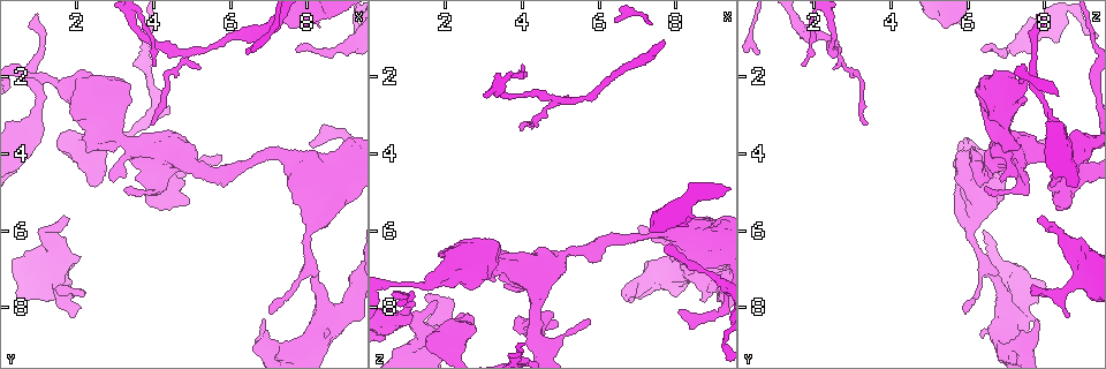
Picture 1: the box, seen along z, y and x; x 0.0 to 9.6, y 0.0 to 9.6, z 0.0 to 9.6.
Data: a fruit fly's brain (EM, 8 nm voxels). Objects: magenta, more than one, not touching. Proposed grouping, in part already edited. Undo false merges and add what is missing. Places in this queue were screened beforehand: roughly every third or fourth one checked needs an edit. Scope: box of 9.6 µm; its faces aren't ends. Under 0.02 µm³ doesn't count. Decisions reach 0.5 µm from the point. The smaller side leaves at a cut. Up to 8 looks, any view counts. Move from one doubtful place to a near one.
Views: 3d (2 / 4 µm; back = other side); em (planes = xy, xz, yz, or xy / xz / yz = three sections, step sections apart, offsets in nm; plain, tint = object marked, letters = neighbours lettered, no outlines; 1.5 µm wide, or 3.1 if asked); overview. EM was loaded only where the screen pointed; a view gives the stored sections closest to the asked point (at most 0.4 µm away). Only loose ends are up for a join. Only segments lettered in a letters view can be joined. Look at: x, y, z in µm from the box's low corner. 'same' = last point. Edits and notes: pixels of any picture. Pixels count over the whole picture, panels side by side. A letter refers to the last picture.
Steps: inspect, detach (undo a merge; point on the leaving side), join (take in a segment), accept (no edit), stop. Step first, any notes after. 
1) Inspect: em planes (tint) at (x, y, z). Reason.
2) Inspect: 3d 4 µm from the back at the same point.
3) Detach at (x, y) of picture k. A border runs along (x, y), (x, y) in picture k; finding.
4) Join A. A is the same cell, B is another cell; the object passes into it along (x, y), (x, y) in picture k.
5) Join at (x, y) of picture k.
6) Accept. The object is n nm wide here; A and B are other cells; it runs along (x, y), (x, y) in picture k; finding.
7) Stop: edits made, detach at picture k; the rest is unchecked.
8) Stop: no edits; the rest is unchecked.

Inspect: 3d 2 µm at (8.75, 8.35, 7.80). An open end.

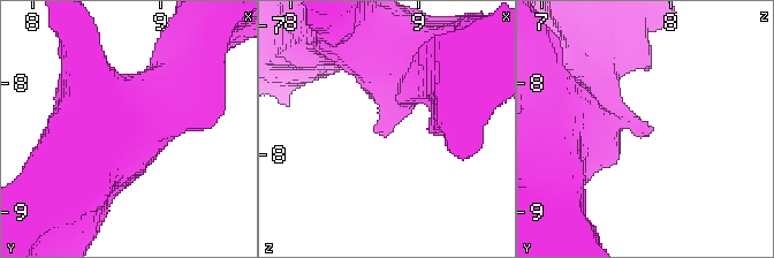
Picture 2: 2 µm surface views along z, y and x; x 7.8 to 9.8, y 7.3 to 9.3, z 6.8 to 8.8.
Inspect: em planes (plain) at (8.72, 8.38, 7.84).

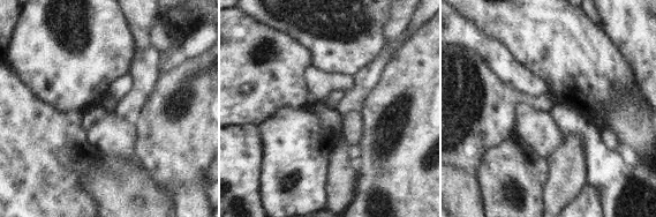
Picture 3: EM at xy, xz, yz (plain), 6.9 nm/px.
Inspect: em planes (letters) at the same point. What lies round it.

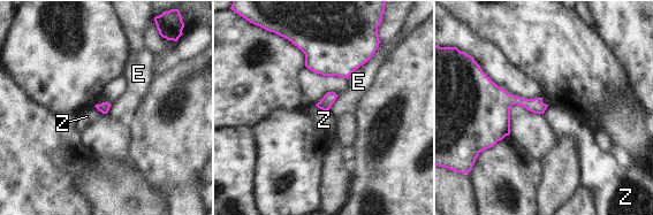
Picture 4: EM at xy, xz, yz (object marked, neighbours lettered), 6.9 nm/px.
Accept. E and Z are other cells; a border runs along (316, 105), (328, 110) in picture 4; no lettered segment goes on from it.

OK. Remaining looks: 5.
Inspect: 3d 2 µm at (7.75, 1.30, 6.45). Free end.

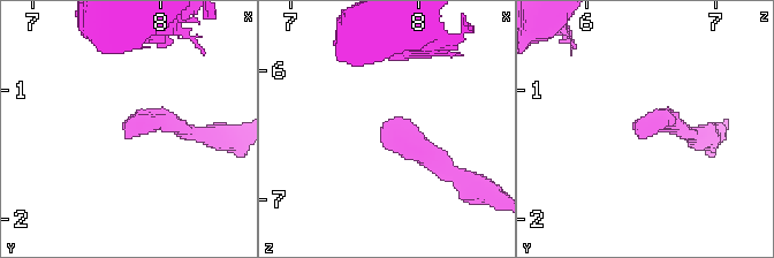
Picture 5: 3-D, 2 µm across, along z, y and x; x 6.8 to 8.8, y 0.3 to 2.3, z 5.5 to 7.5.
Inspect: em yz step 8 (tint) at (7.72, 1.34, 6.40). Shape alone is not enough.

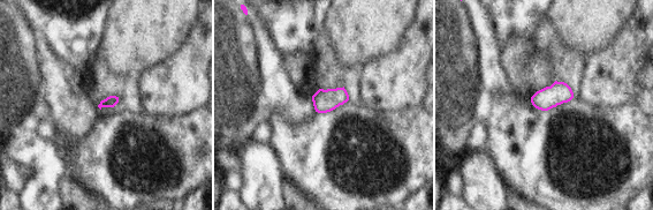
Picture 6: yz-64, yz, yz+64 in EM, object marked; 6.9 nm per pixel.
Inspect: em xy step 8 (letters) at the same point.

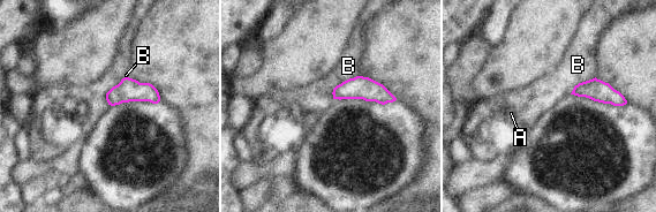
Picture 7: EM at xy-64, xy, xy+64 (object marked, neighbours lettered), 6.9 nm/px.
Accept. A and B are other cells; no lettered segment goes on from it.

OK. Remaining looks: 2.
Inspect: em planes (letters) at (9.10, 1.15, 7.30). Thick turns thin.

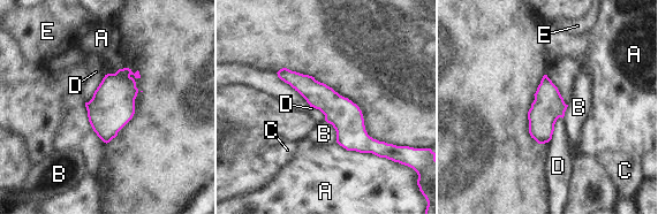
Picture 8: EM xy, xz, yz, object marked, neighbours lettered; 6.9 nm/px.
Accept. The longest contact is with A, 360 nm; A, B, C, D and E are other cells; one neuron here.

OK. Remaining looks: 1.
Stop: no edits; the rest is unchecked.

